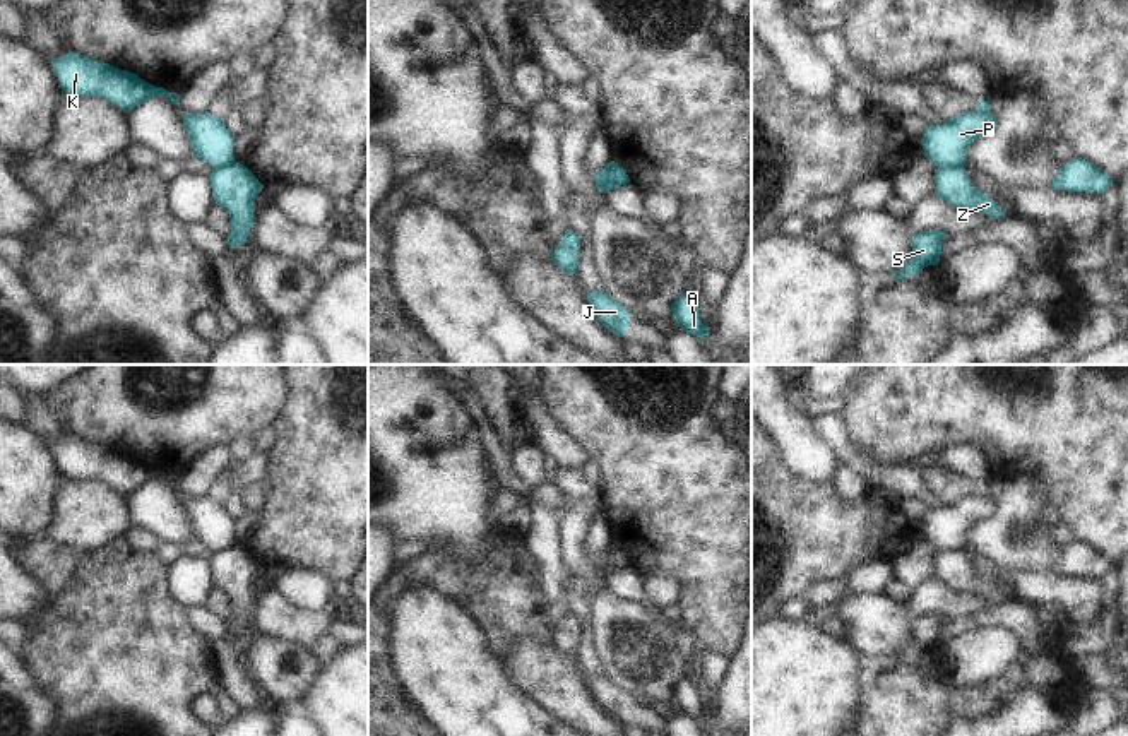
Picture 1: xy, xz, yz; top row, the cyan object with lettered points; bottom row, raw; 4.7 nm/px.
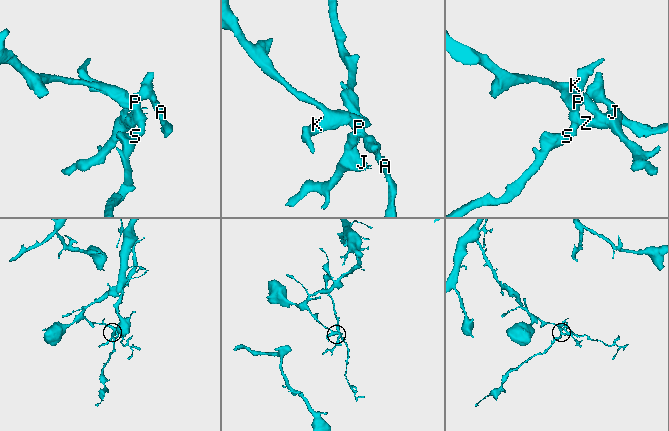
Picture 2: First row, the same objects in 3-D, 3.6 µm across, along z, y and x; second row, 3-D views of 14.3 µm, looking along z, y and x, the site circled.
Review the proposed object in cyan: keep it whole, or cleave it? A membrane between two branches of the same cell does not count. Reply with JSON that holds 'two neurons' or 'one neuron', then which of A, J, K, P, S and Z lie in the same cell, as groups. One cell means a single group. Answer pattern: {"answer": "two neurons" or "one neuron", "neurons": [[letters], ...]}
{"answer": "two neurons", "neurons": [["A", "K", "P"], ["J", "S", "Z"]]}

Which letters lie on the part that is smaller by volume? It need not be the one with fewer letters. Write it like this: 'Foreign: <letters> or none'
Foreign: J, S, Z

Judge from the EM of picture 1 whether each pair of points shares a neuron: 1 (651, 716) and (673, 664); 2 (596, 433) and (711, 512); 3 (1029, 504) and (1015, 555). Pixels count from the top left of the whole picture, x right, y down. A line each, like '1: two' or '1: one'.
1: two
2: one
3: one

